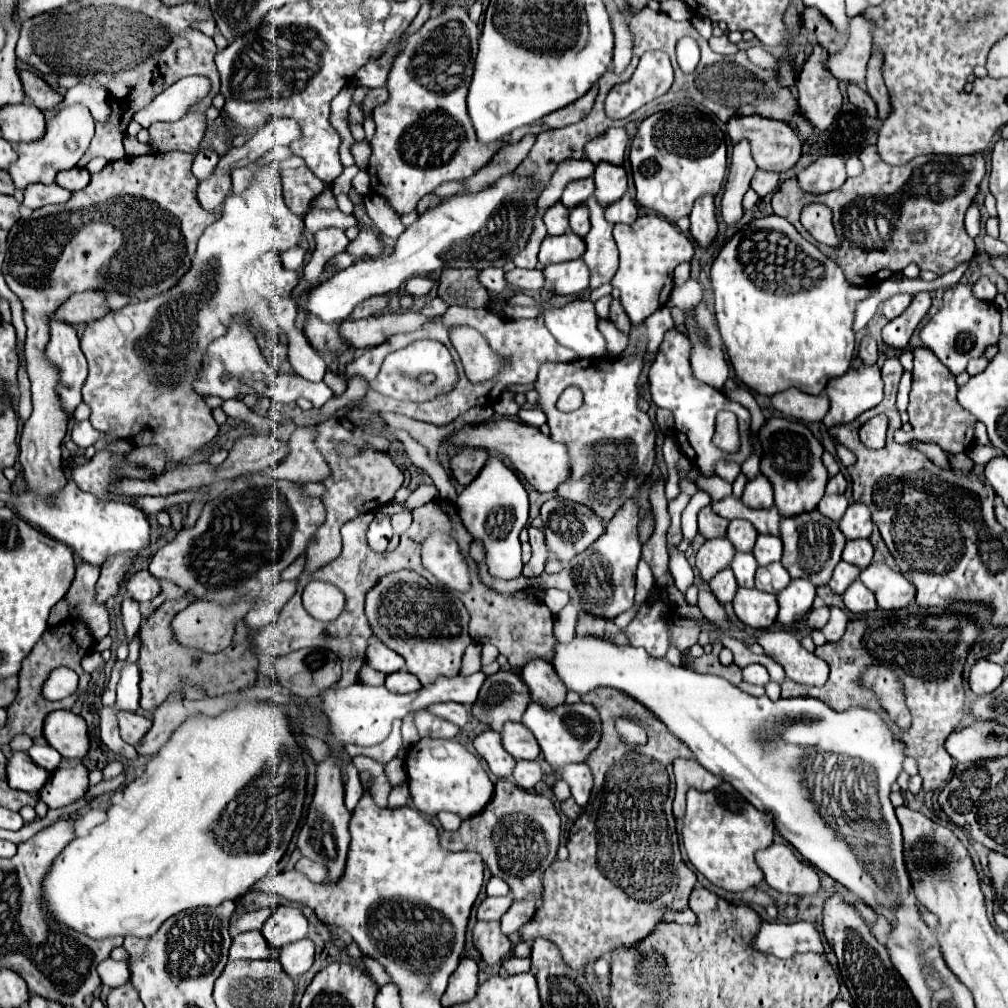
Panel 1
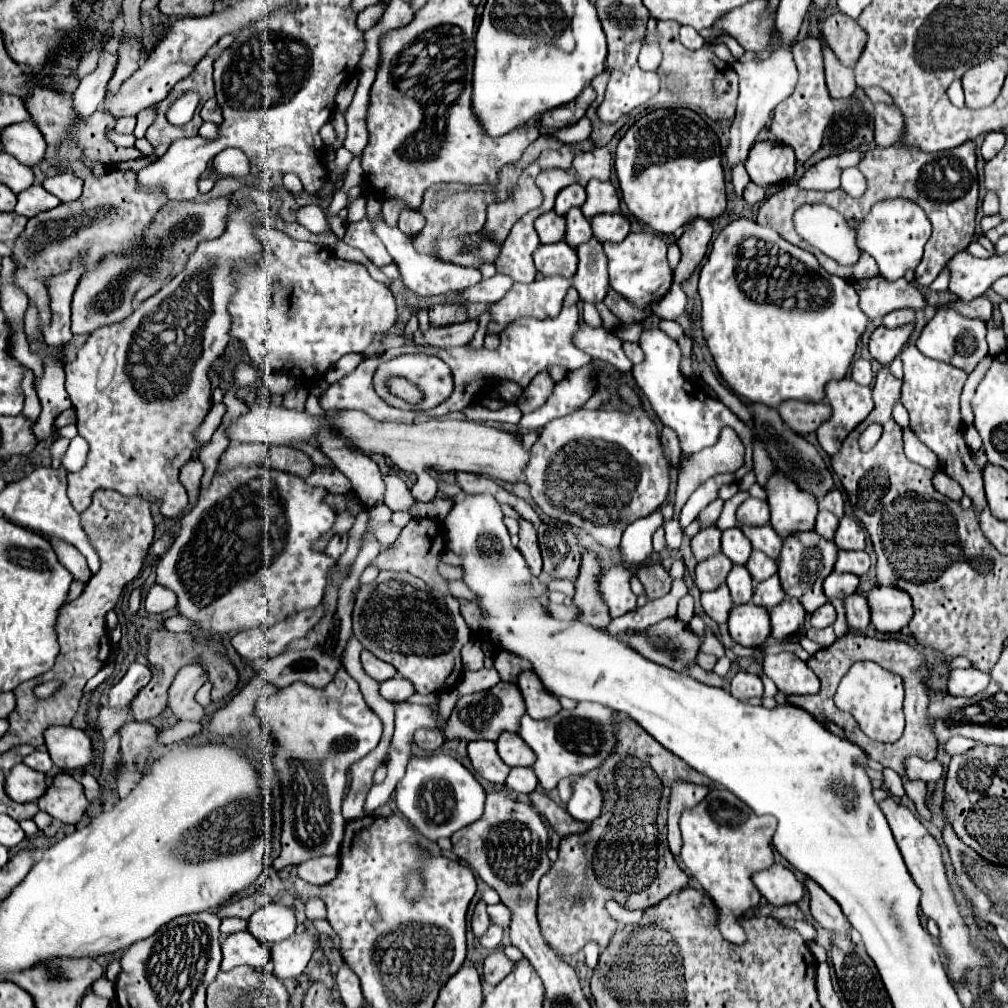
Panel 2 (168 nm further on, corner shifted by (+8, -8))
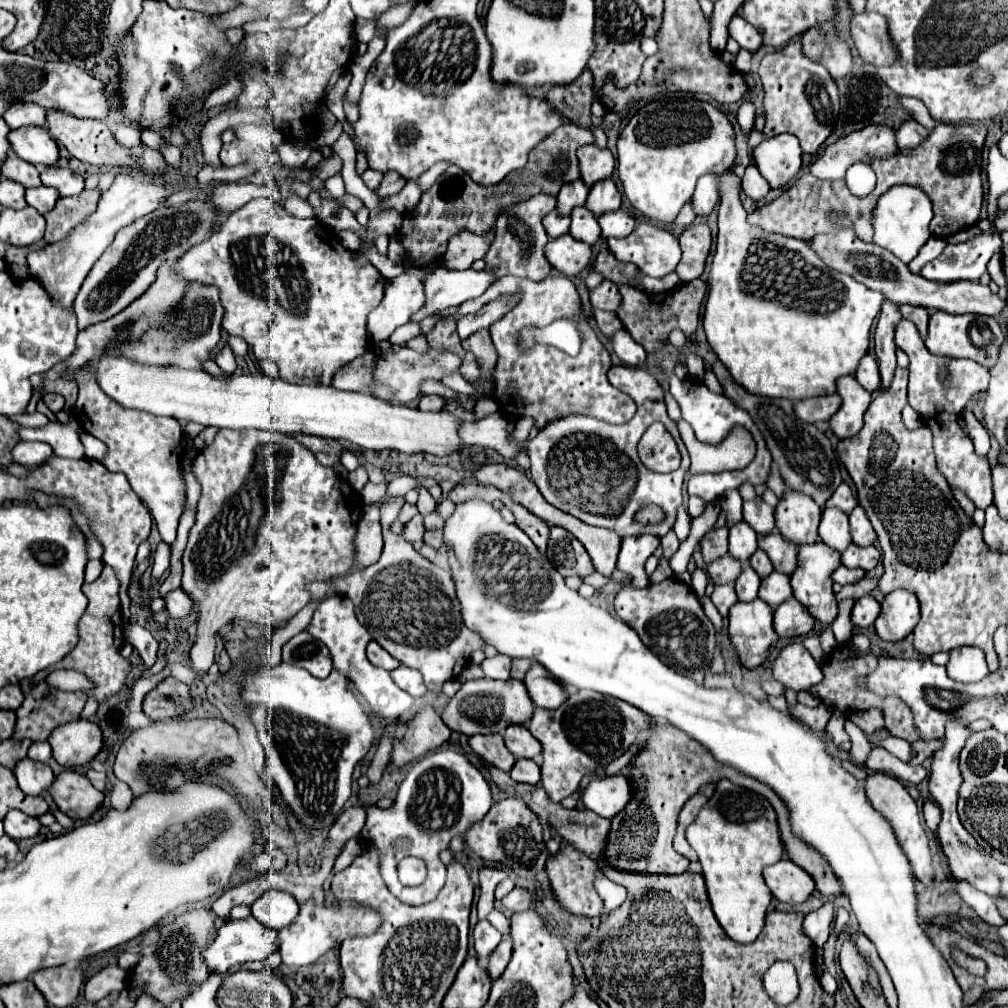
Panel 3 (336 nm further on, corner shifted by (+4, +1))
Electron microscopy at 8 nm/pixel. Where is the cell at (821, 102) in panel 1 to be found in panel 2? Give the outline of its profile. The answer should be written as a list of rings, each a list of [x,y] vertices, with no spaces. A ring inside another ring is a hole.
[[[807,37],[803,41],[797,41],[791,49],[797,71],[799,71],[799,83],[797,89],[793,91],[791,97],[787,97],[781,105],[777,105],[773,113],[773,121],[769,125],[769,133],[773,137],[795,149],[795,155],[801,163],[805,163],[819,147],[823,141],[825,127],[832,121],[834,115],[834,105],[829,97],[829,91],[825,87],[825,75],[823,75],[823,53],[821,53],[821,43],[817,37]]]

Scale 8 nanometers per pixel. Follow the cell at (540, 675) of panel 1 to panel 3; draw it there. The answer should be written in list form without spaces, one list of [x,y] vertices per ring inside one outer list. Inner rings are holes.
[[[533,662],[523,682],[535,706],[553,710],[553,708],[559,708],[567,700],[567,692],[563,690],[563,686],[537,662]]]

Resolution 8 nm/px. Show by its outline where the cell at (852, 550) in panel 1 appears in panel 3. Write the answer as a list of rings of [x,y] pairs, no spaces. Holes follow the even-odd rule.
[[[849,544],[849,548],[841,554],[841,564],[847,568],[863,568],[865,572],[873,570],[879,562],[881,554],[875,546],[857,546],[857,544]]]

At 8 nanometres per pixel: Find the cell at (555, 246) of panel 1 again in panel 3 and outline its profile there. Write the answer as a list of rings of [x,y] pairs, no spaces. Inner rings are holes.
[[[571,234],[549,238],[545,244],[545,258],[553,268],[565,276],[577,276],[591,260],[591,246],[575,240]]]

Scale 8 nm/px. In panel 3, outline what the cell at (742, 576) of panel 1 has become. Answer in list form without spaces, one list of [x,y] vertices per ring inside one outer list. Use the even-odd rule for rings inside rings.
[[[749,564],[743,566],[743,572],[739,576],[739,580],[735,582],[735,590],[737,590],[737,598],[741,602],[749,602],[757,598],[757,590],[759,590],[759,582],[761,578],[757,576],[757,572],[753,572],[753,568],[749,568]]]

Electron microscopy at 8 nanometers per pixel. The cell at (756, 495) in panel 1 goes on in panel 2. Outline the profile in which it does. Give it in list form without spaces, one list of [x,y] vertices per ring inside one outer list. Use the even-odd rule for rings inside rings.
[[[749,497],[737,509],[737,523],[739,525],[767,525],[769,523],[769,507],[765,501]]]

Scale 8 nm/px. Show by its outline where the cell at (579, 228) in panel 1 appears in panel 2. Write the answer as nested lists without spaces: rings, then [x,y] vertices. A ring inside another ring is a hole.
[[[571,209],[565,215],[565,219],[567,219],[567,235],[565,235],[565,241],[567,241],[569,247],[575,249],[575,247],[579,247],[581,243],[585,243],[585,241],[589,241],[593,237],[591,223],[589,223],[589,219],[583,217],[581,209]]]

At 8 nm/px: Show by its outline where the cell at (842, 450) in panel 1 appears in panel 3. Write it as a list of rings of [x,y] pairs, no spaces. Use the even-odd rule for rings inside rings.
[[[853,374],[837,380],[837,394],[841,396],[841,408],[831,416],[829,426],[839,440],[855,436],[863,426],[863,414],[871,404],[871,392],[865,390]]]

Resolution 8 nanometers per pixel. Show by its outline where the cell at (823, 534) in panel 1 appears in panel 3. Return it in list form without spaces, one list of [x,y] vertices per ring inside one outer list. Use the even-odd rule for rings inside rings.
[[[817,540],[813,544],[801,544],[797,548],[797,568],[791,574],[791,588],[793,588],[793,596],[805,604],[805,608],[811,612],[813,618],[817,618],[821,624],[829,624],[833,622],[833,618],[837,616],[837,602],[831,590],[831,572],[841,566],[841,554],[833,548],[829,548],[825,542]]]

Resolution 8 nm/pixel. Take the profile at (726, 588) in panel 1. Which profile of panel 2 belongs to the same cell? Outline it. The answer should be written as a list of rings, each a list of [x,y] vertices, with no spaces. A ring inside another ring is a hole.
[[[721,585],[721,587],[717,587],[715,591],[709,591],[709,593],[701,593],[701,605],[703,605],[705,613],[707,613],[717,625],[727,623],[729,611],[731,611],[731,607],[733,607],[733,601],[731,601],[731,597],[729,597],[727,585]]]

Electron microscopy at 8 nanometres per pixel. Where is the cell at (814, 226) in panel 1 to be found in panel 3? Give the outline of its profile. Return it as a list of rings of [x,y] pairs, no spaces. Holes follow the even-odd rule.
[[[847,220],[847,224],[837,226],[837,232],[817,234],[815,240],[811,242],[811,248],[821,256],[821,260],[829,268],[853,276],[857,282],[865,284],[869,290],[881,292],[885,300],[895,302],[895,304],[935,308],[935,310],[943,310],[949,314],[973,312],[973,314],[983,314],[983,316],[997,316],[1005,308],[1005,302],[997,294],[993,294],[989,290],[989,286],[983,286],[979,282],[941,284],[941,282],[925,280],[919,274],[913,274],[907,264],[903,264],[897,256],[893,256],[885,248],[859,240],[857,234],[853,232],[853,224],[849,224],[849,220]]]

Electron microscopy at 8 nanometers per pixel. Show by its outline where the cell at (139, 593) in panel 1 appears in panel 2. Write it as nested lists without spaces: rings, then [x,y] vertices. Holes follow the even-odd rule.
[[[153,585],[147,595],[145,595],[145,609],[147,613],[165,613],[169,609],[173,609],[177,605],[177,597],[173,591],[161,587],[161,585]]]

